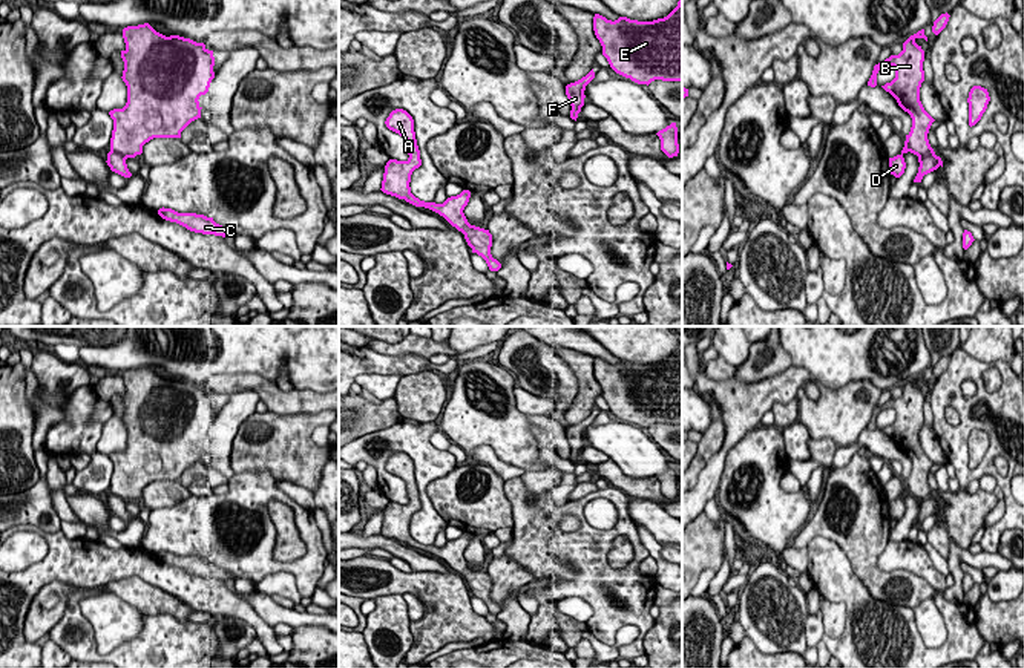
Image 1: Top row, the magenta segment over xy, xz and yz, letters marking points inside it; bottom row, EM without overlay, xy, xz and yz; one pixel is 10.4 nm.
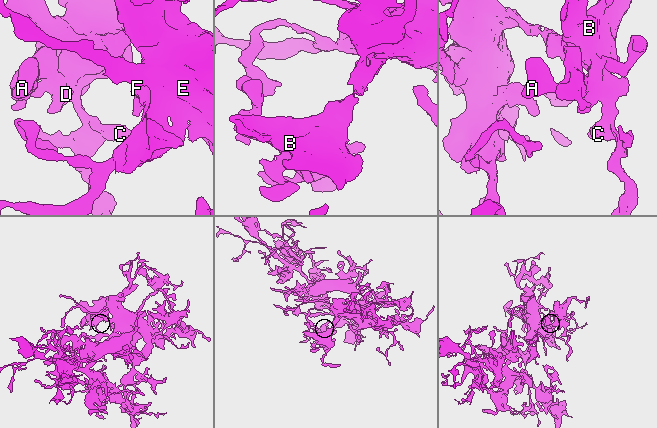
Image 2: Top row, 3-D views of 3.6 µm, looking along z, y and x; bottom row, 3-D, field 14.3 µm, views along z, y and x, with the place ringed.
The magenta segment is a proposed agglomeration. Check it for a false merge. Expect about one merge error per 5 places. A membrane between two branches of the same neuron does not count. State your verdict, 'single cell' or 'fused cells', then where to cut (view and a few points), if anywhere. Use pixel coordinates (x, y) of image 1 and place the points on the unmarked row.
single cell; cut none

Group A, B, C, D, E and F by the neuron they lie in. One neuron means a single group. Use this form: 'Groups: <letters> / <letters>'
Groups: A B C D E F

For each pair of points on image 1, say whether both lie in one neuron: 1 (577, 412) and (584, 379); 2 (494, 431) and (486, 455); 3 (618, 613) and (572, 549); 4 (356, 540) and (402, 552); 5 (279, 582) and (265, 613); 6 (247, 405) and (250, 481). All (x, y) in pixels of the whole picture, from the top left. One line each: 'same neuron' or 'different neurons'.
1: same neuron
2: different neurons
3: same neuron
4: same neuron
5: different neurons
6: different neurons

